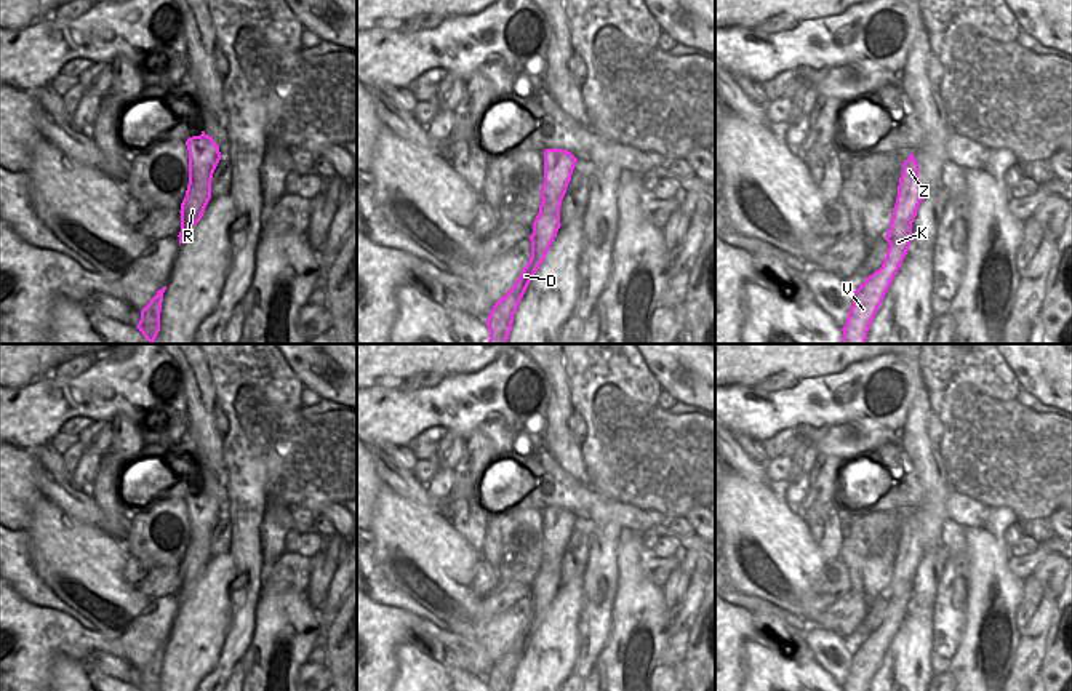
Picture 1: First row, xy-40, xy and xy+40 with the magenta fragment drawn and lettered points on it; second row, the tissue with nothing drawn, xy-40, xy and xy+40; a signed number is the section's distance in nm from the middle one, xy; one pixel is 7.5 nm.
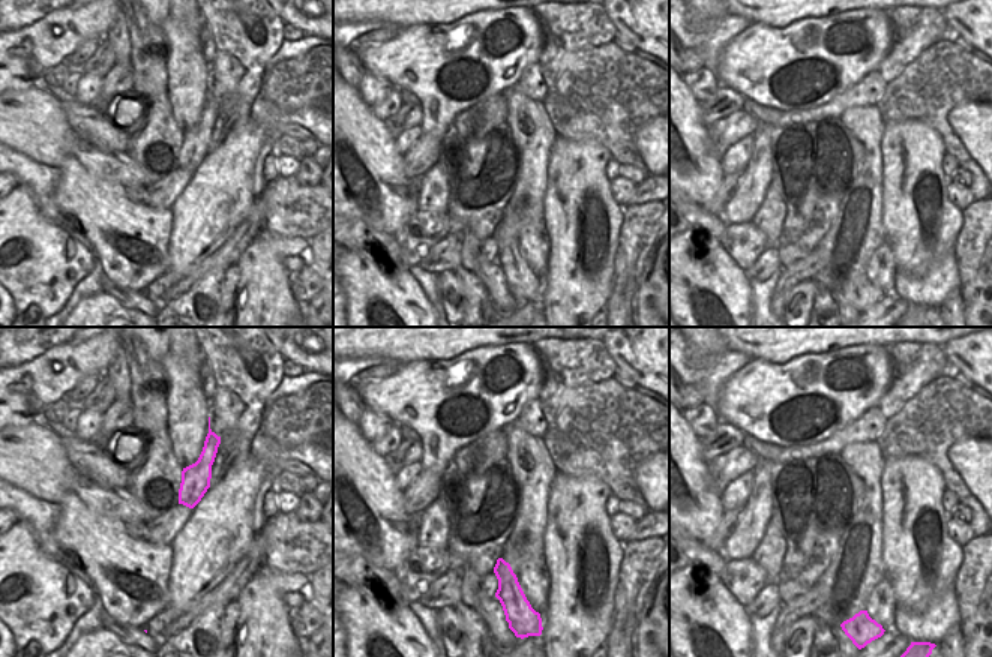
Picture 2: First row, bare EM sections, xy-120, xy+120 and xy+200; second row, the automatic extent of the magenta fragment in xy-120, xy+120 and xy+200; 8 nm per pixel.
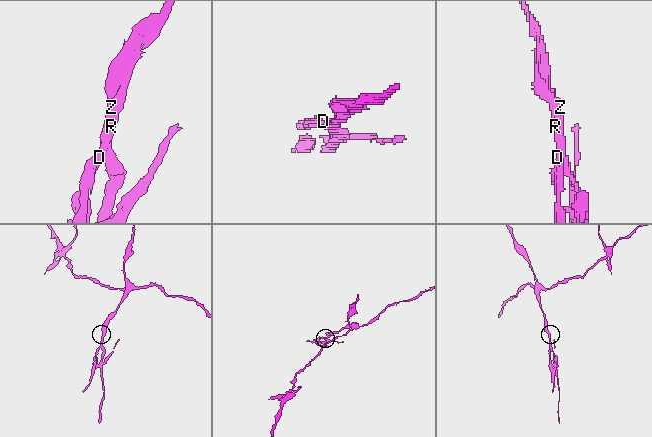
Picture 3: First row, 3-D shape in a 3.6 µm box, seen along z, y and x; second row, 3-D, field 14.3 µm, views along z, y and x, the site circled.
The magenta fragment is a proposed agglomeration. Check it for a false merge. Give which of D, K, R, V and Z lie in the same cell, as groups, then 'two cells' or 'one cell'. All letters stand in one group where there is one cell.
D K R V / Z | two cells

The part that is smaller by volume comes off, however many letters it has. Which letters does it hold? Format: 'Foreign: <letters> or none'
Foreign: Z

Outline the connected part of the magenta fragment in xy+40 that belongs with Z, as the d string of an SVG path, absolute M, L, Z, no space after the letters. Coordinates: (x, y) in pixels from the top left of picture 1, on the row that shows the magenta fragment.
M910 152L910 157L902 163L896 203L918 206L923 200L923 187L918 179L918 163Z

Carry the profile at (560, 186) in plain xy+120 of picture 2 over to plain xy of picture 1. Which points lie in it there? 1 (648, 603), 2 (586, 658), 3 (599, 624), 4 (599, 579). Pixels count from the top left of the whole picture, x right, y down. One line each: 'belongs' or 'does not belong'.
1: belongs
2: does not belong
3: does not belong
4: does not belong

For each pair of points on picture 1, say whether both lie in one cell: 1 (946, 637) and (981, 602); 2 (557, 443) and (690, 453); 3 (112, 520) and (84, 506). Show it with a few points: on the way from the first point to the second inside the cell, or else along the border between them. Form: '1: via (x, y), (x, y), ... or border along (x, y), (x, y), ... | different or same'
1: border along (967, 578), (967, 626), (956, 651) | different
2: border along (580, 447), (588, 483) | different
3: border along (92, 498), (103, 514), (100, 527) | different

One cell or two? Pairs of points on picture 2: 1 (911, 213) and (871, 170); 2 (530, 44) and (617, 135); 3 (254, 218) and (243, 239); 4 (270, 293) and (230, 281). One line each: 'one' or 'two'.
1: two
2: two
3: one
4: two

